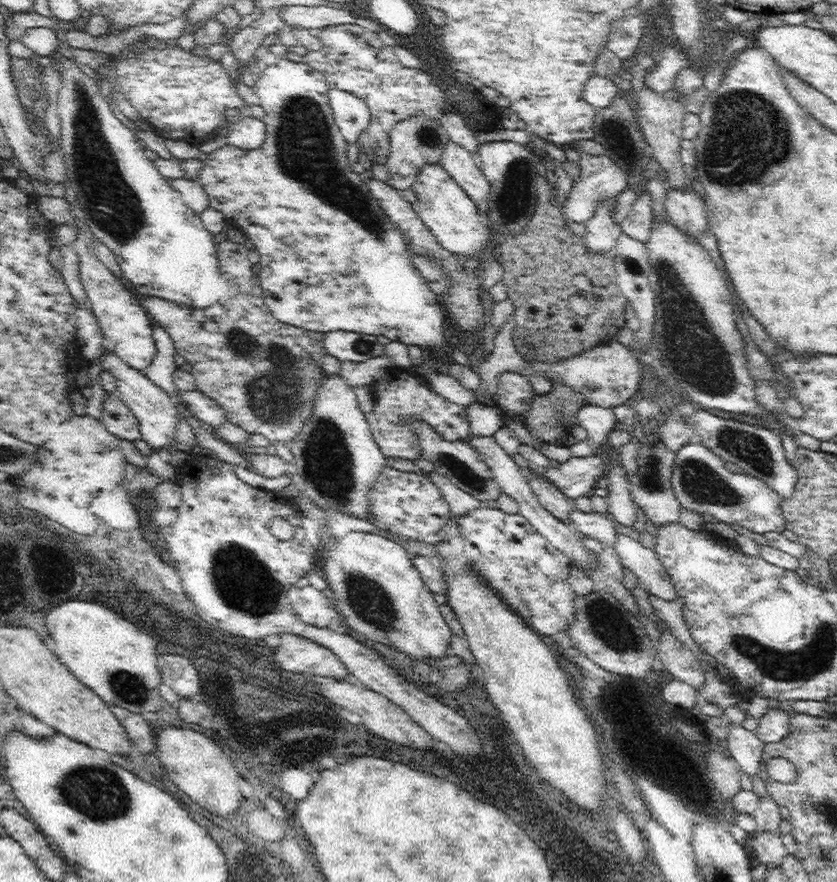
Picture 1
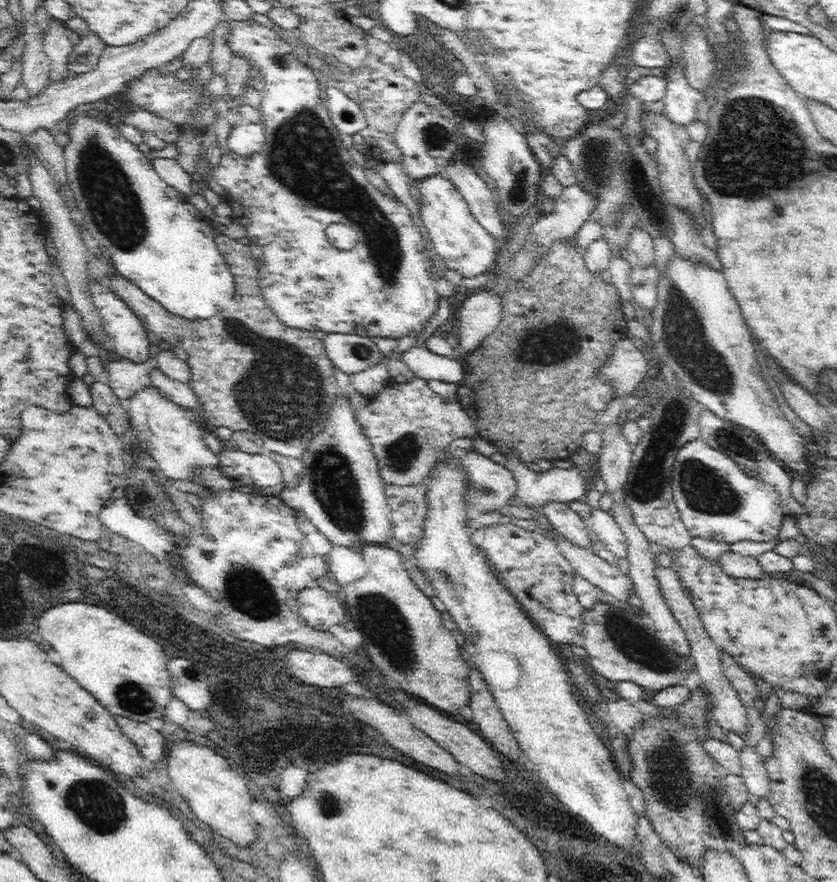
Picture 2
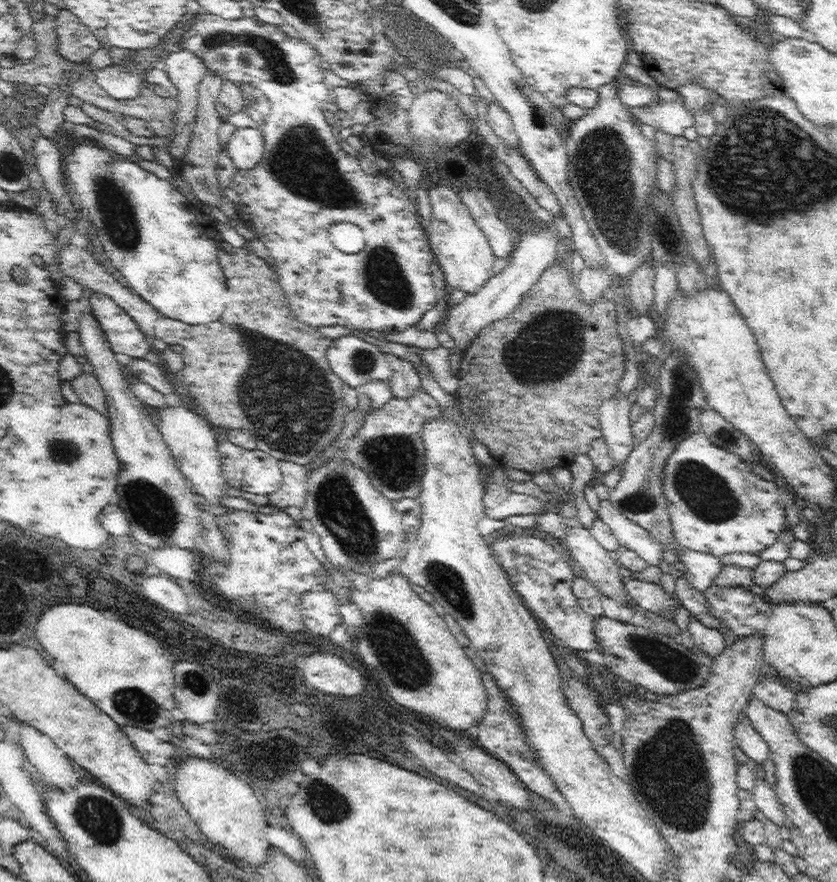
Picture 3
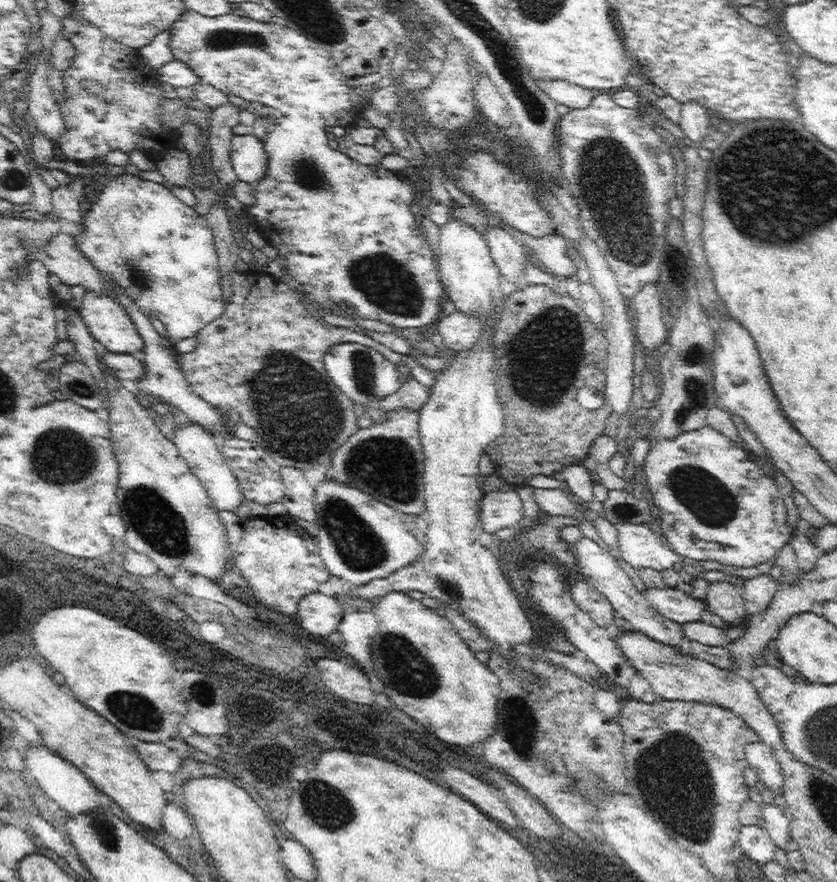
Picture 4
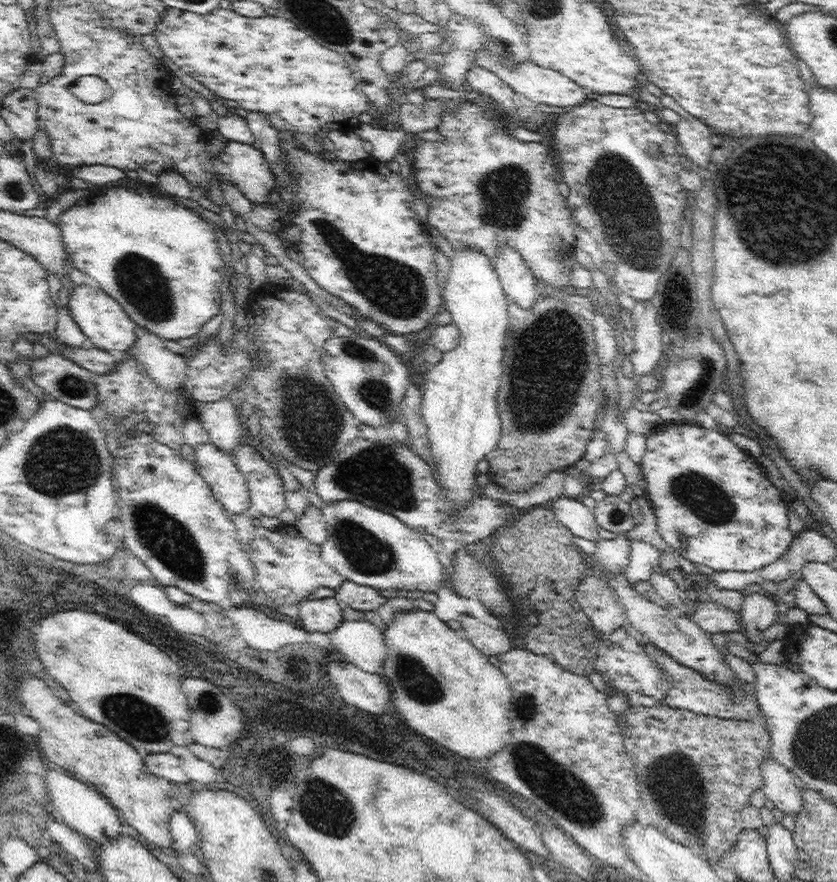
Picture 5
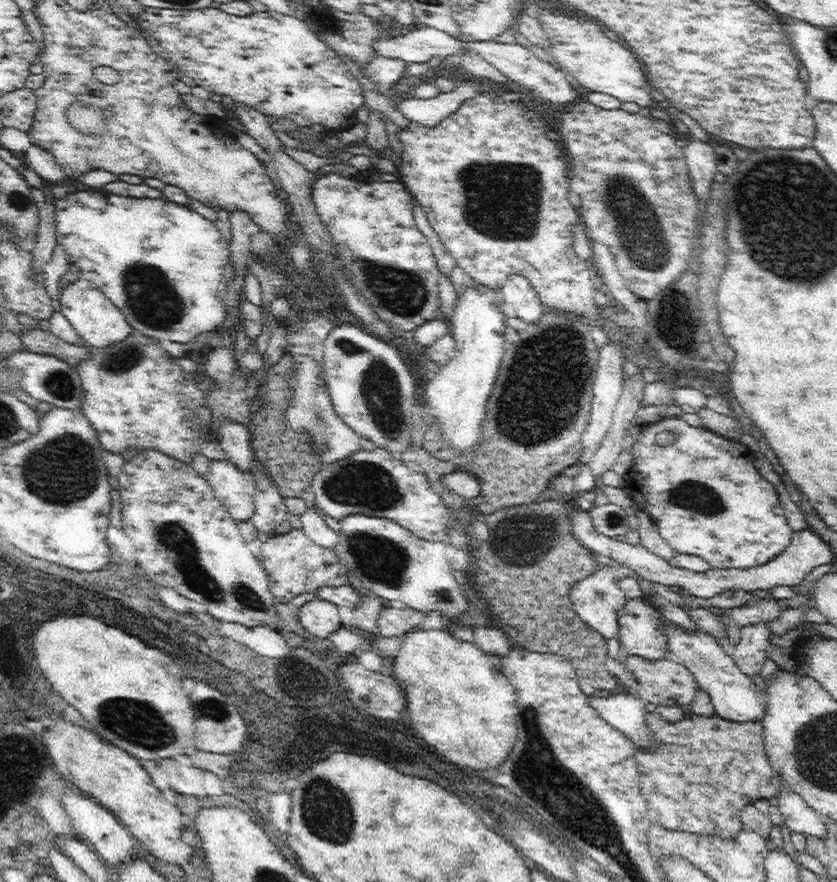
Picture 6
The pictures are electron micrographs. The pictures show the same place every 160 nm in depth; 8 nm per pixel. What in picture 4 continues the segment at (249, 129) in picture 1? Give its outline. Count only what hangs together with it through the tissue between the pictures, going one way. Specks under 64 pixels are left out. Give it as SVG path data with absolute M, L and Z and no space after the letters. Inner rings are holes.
M234 135L230 158L234 172L242 182L257 185L264 180L267 171L267 154L263 142L254 135Z

